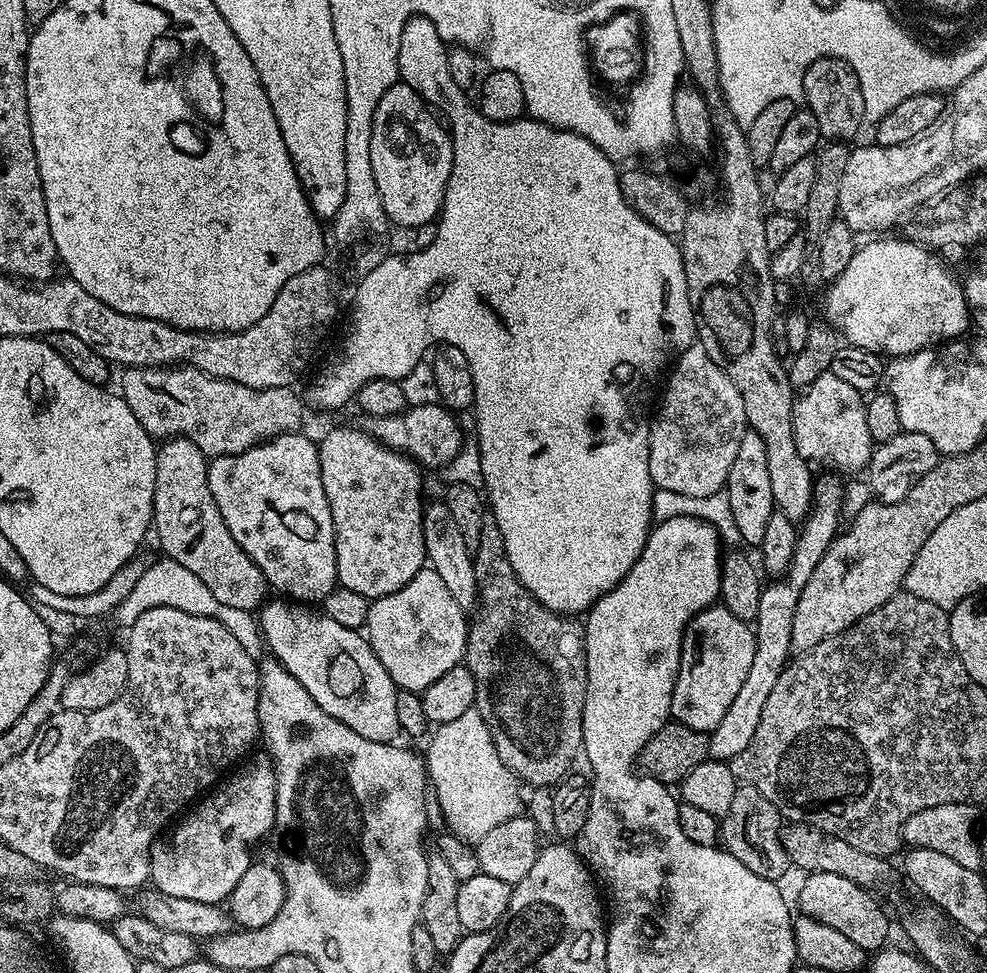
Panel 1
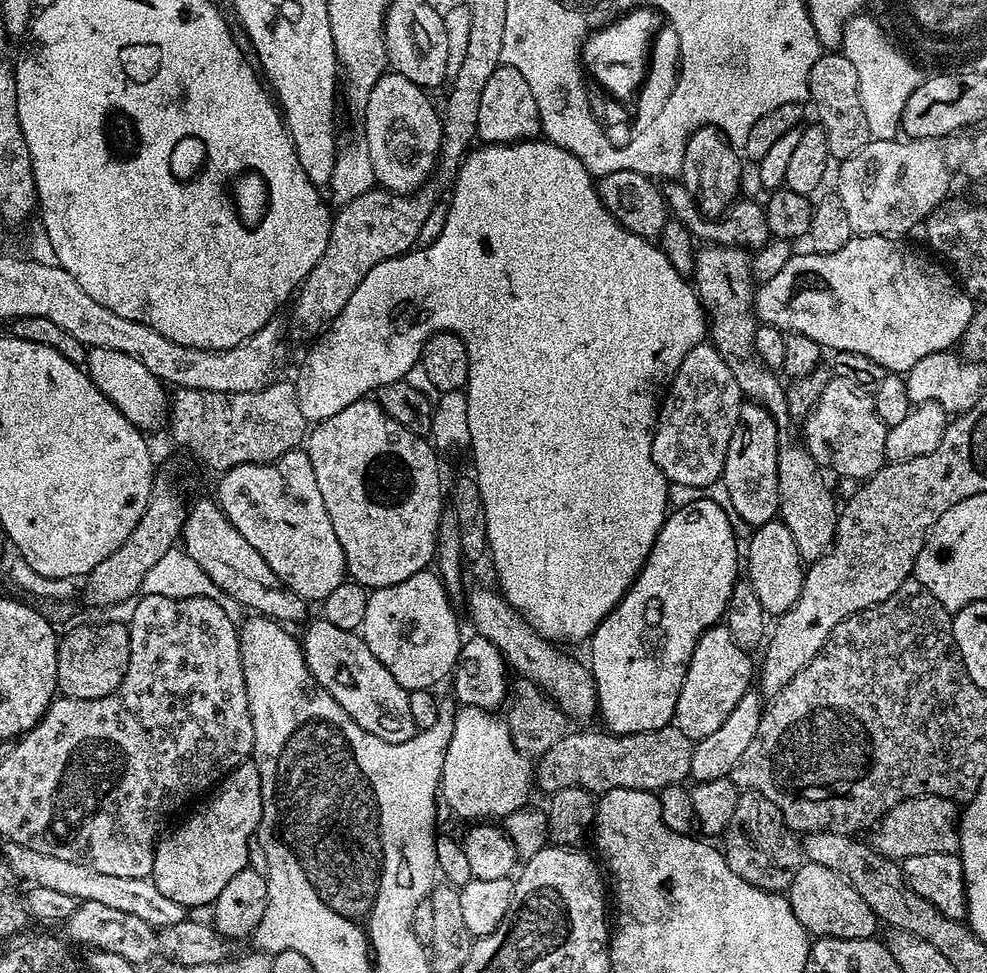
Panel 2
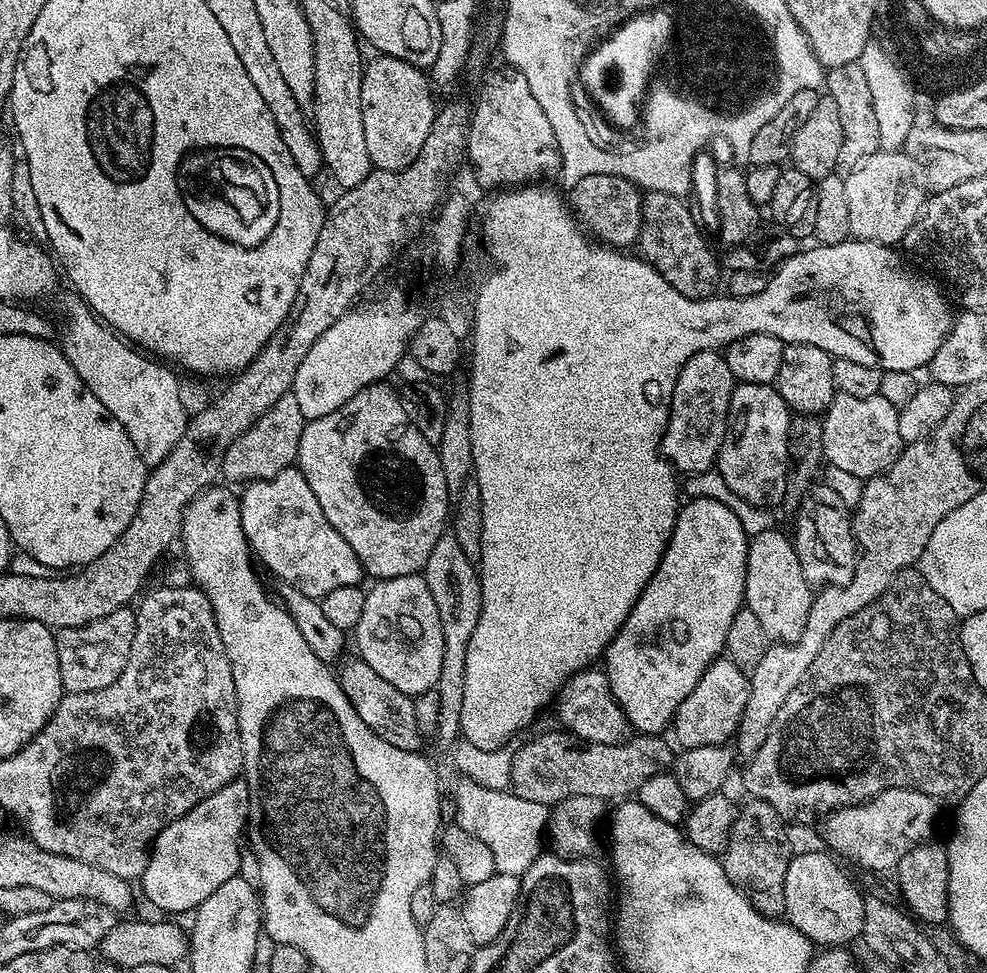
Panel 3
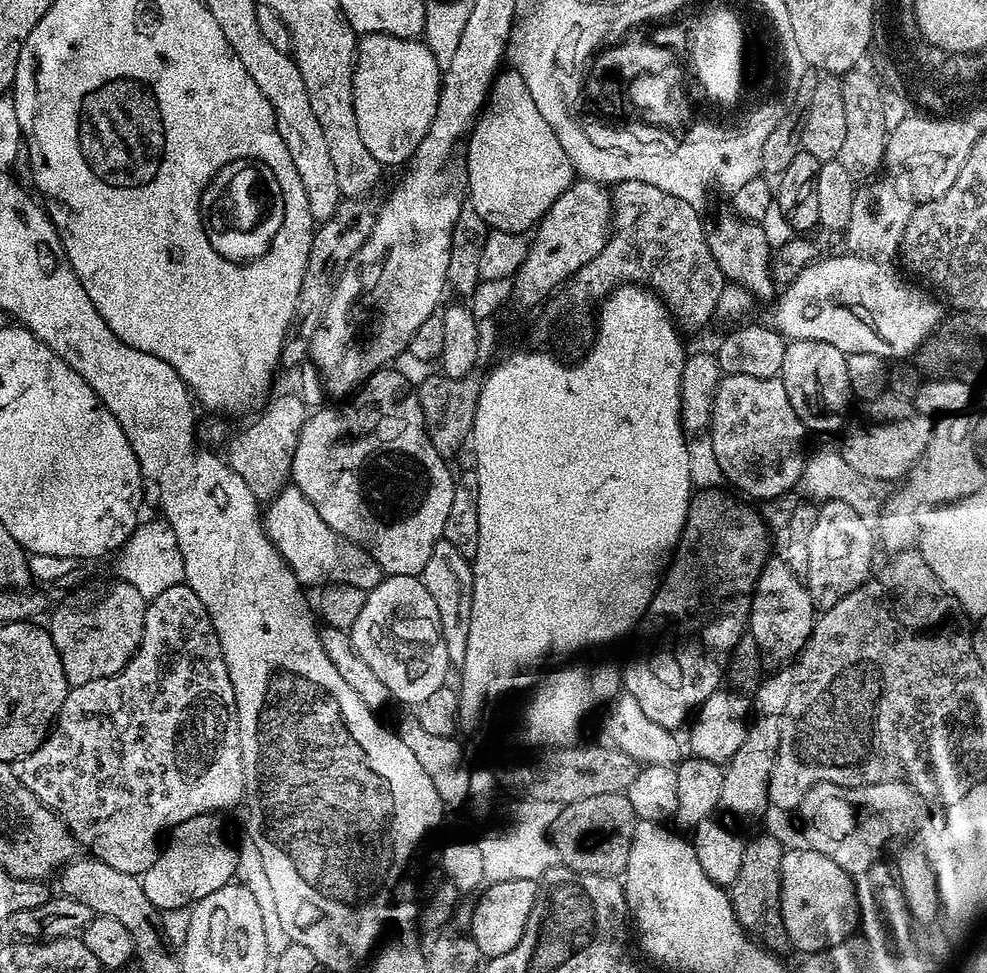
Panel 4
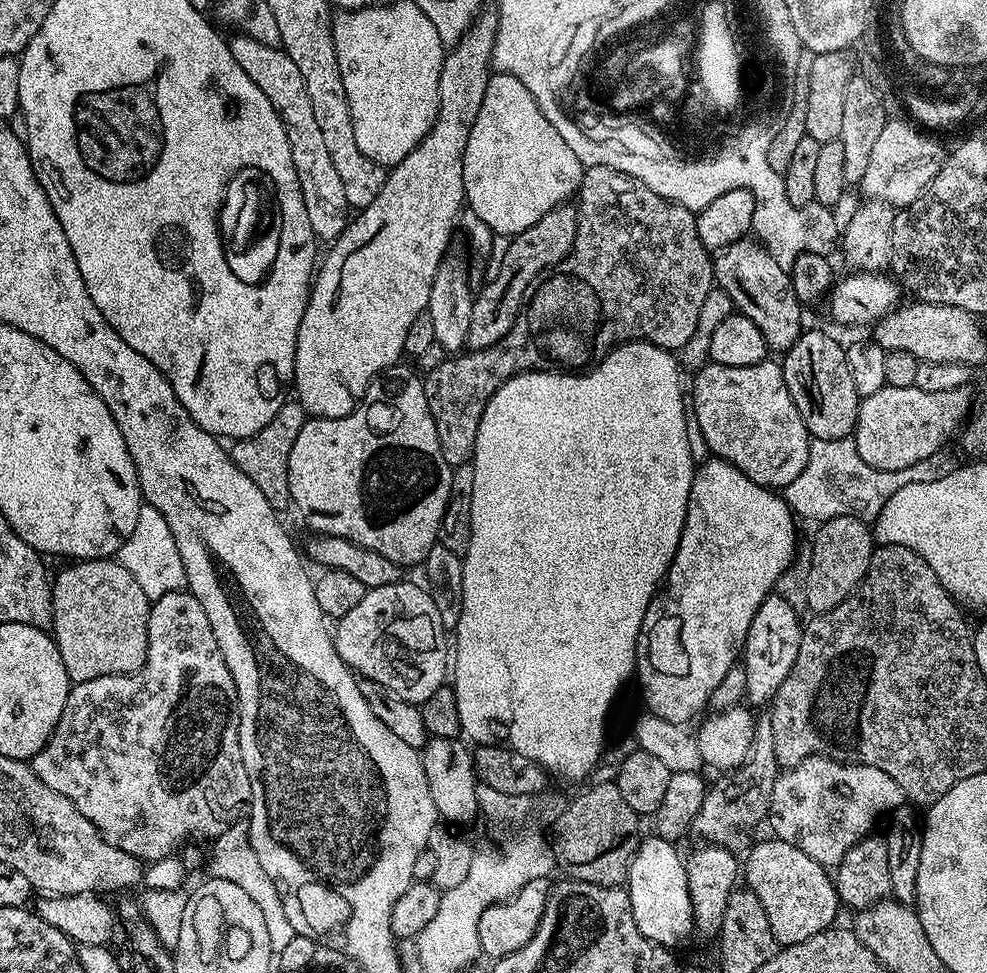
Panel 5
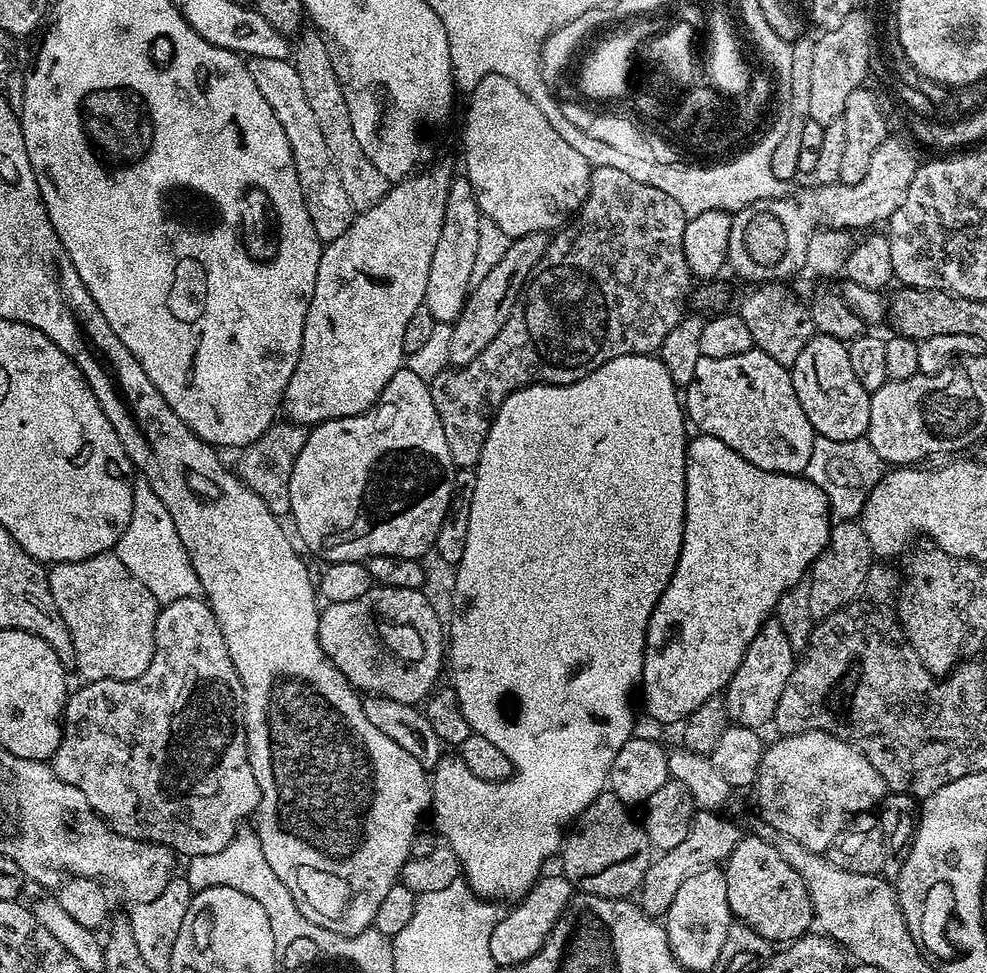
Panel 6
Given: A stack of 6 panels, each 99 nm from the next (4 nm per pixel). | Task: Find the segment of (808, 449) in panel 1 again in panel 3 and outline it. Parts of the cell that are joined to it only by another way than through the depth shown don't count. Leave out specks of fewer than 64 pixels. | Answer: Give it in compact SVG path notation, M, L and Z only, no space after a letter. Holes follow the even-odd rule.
M837 392L828 411L822 416L823 459L838 470L846 470L861 478L877 476L899 458L902 441L896 421L898 409L886 398L854 398L850 394Z

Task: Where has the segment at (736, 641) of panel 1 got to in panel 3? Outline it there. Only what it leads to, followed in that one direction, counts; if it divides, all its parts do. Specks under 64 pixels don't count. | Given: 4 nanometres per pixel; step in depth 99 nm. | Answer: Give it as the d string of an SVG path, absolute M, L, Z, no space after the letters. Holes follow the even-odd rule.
M718 658L698 678L698 686L681 702L674 717L674 732L681 749L694 746L718 746L728 744L740 725L742 710L746 710L748 676L734 662Z

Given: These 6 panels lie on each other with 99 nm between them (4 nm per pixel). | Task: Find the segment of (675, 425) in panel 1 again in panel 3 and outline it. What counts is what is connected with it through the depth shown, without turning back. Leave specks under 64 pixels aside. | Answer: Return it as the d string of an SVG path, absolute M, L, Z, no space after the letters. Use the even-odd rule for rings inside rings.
M719 351L694 354L694 358L682 366L678 382L674 382L668 425L660 439L660 453L677 473L707 472L715 465L724 435L728 432L728 411L733 387L730 366L726 366Z

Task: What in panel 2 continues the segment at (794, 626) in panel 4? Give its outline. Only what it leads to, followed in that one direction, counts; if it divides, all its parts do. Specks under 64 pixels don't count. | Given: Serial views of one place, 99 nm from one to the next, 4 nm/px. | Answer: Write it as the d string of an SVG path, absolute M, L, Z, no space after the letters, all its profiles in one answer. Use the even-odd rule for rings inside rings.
M779 518L755 529L746 543L746 578L754 586L754 594L758 594L758 602L762 602L765 613L779 618L792 609L802 594L805 561L798 554L798 546L794 546L790 530Z

